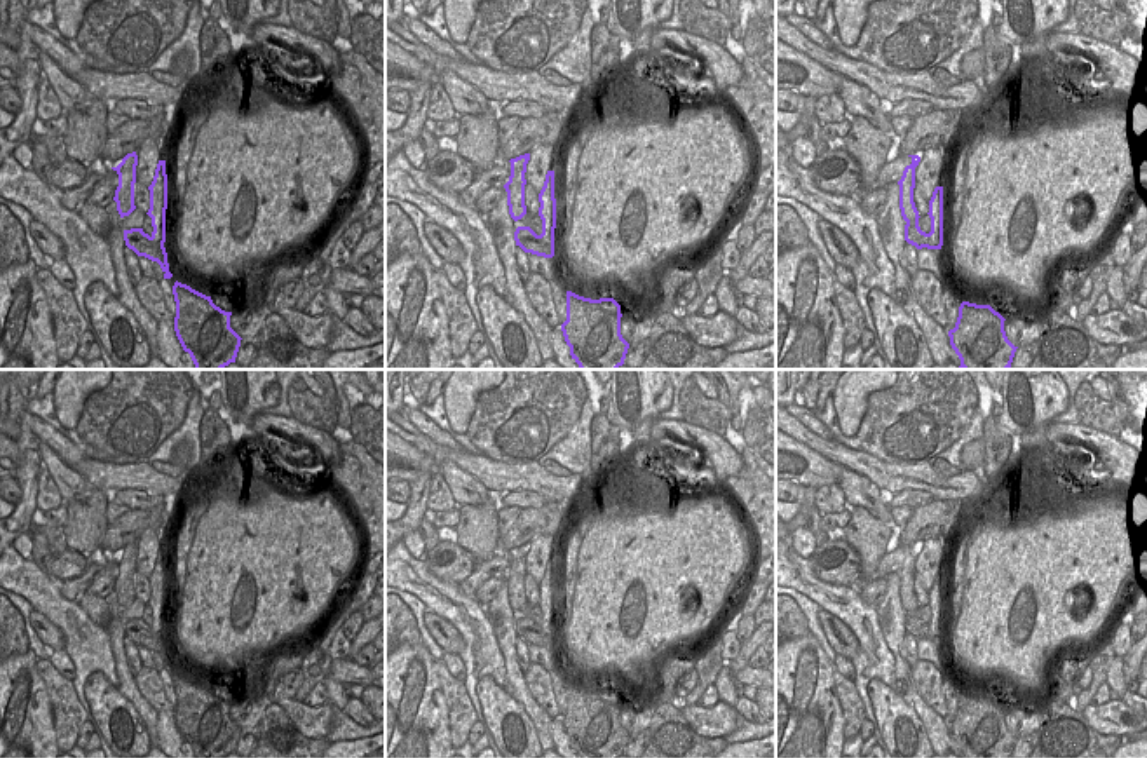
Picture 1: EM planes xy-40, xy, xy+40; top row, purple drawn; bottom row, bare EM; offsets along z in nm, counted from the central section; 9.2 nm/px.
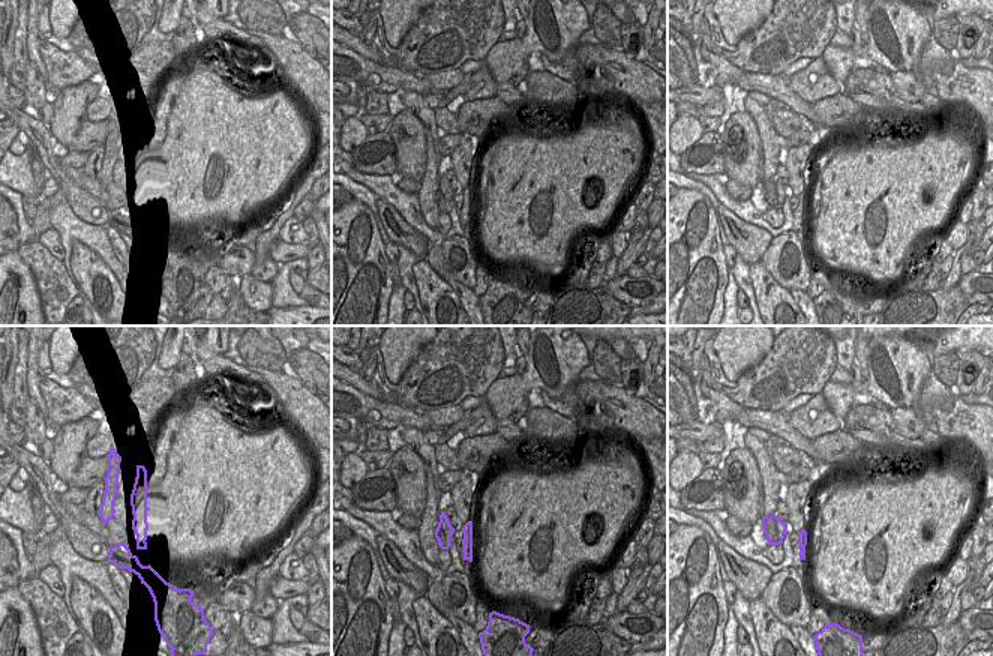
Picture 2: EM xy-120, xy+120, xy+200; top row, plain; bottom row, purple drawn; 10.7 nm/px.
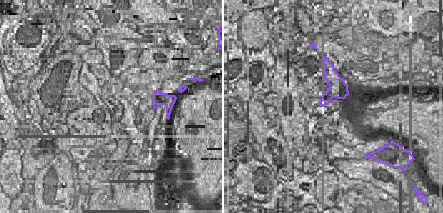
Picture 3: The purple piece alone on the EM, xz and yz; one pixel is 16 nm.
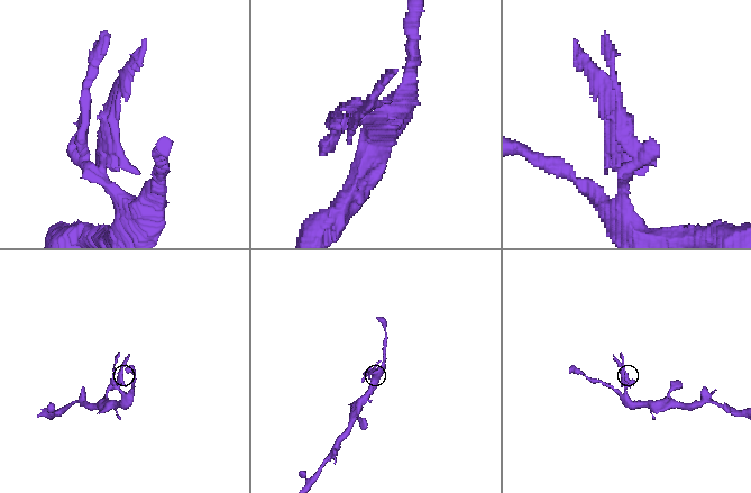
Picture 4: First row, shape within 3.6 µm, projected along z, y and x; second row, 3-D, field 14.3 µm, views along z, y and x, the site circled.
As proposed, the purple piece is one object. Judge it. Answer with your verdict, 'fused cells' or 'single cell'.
fused cells

